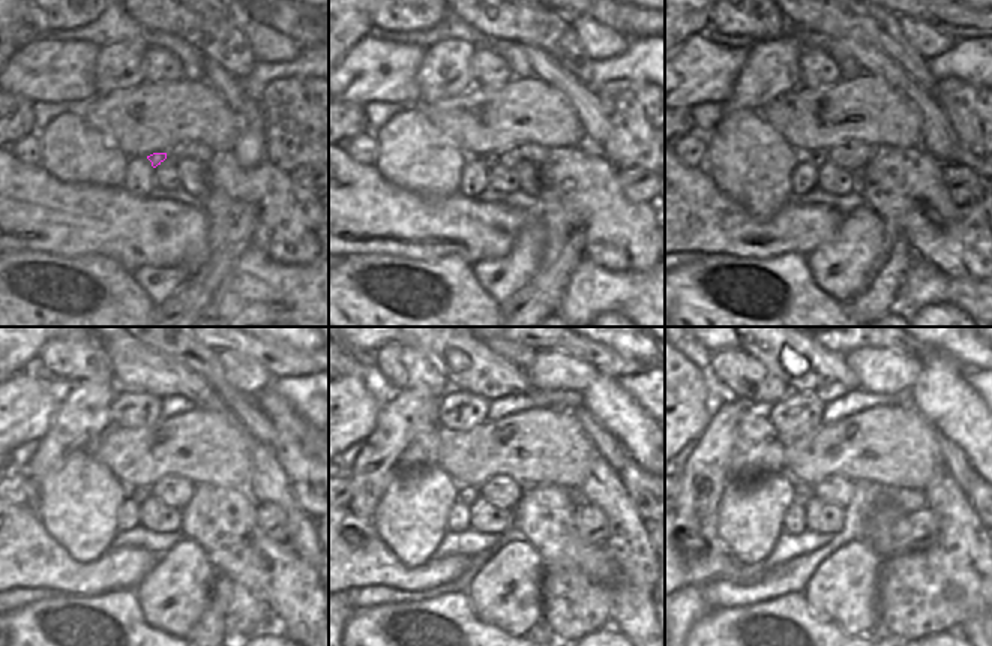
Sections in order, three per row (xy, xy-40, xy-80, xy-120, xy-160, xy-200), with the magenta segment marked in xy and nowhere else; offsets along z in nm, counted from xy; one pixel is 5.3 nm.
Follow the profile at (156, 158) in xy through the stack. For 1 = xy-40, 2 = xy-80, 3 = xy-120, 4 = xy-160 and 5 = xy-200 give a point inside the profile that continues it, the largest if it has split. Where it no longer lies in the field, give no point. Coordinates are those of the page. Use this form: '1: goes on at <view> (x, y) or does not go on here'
1: goes on at xy-40 (489, 159)
2: goes on at xy-80 (803, 155)
3: goes on at xy-120 (131, 492)
4: goes on at xy-160 (467, 493)
5: goes on at xy-200 (803, 493)

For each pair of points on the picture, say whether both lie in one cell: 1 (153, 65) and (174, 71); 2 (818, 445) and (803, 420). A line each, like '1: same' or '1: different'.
1: same
2: different

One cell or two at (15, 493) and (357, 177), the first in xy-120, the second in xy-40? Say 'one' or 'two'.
two

